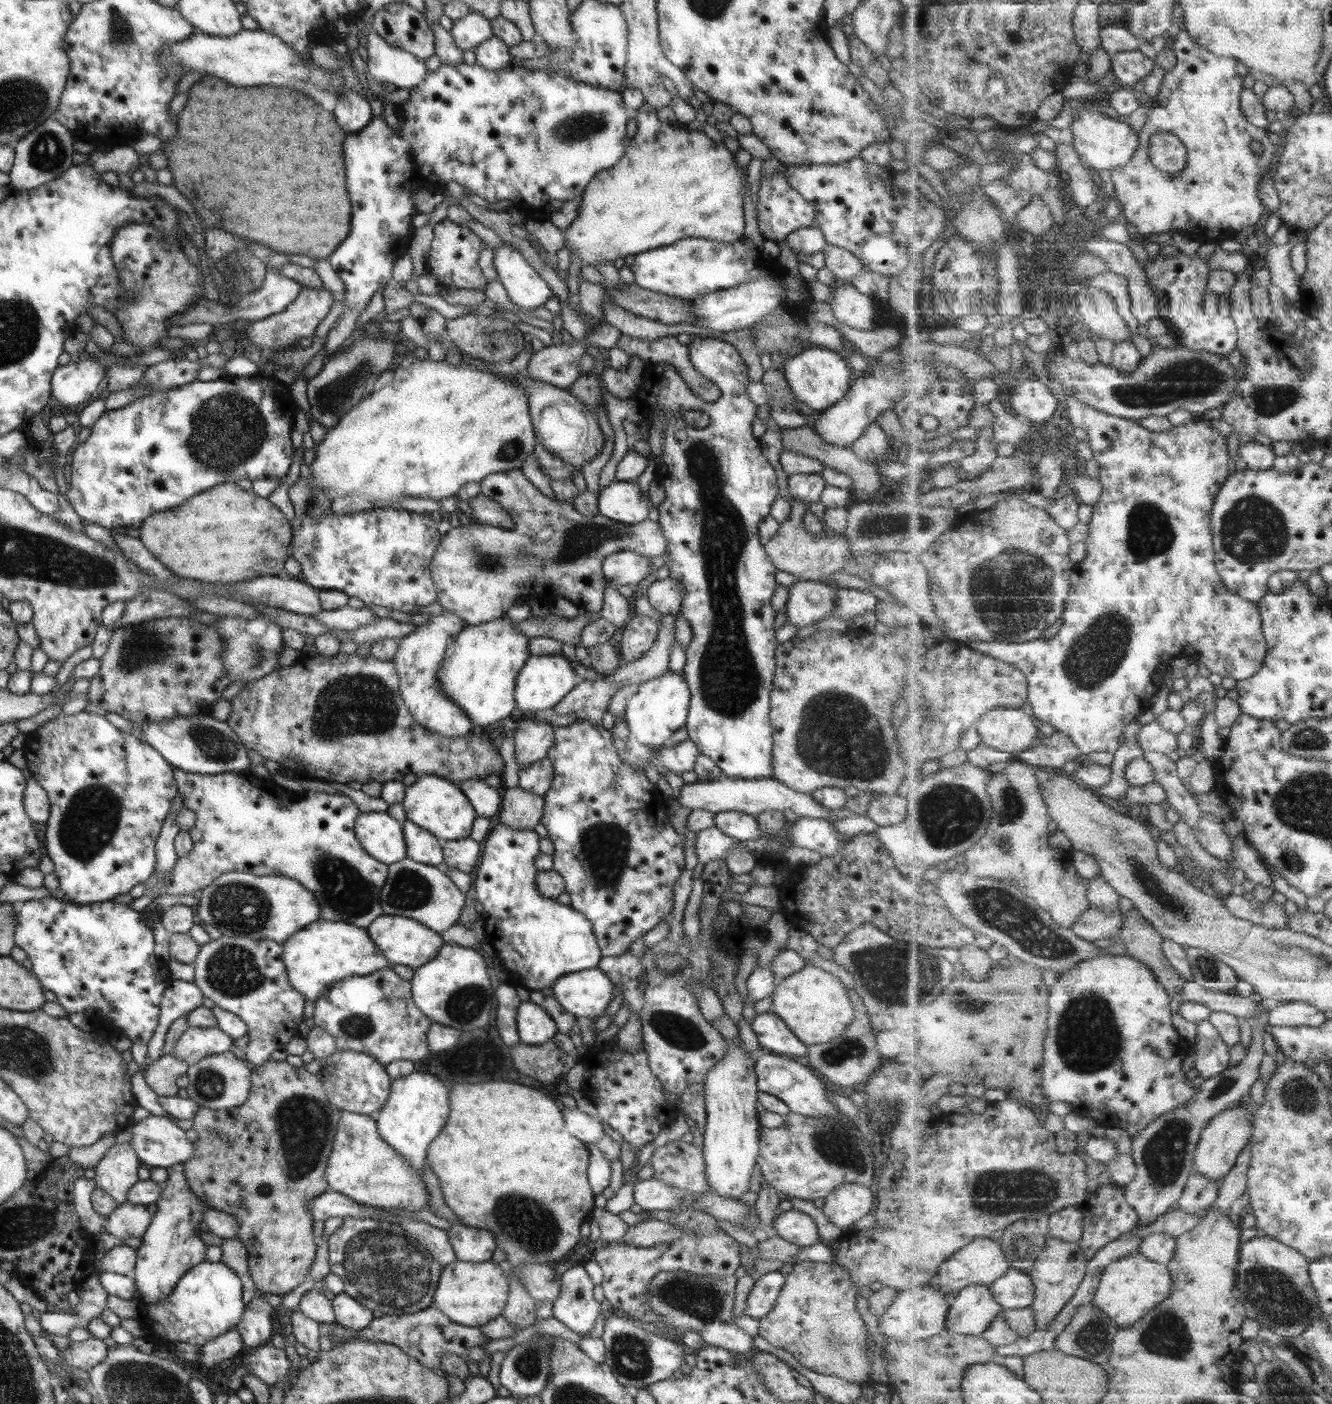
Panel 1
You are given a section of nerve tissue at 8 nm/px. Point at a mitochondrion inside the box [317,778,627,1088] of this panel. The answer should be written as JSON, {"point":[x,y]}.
{"point":[408,890]}

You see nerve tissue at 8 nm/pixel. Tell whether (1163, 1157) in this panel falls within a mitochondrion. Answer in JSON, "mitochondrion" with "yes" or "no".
{"mitochondrion":"yes"}

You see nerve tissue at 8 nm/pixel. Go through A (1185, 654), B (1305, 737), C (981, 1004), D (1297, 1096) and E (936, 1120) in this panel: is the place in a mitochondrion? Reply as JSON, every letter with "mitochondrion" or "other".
{"A":"other","B":"mitochondrion","C":"mitochondrion","D":"mitochondrion","E":"other"}

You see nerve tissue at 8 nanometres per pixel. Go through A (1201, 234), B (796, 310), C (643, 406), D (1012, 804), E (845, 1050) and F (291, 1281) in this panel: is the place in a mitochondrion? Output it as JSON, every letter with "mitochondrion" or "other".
{"A":"other","B":"other","C":"other","D":"mitochondrion","E":"mitochondrion","F":"other"}

